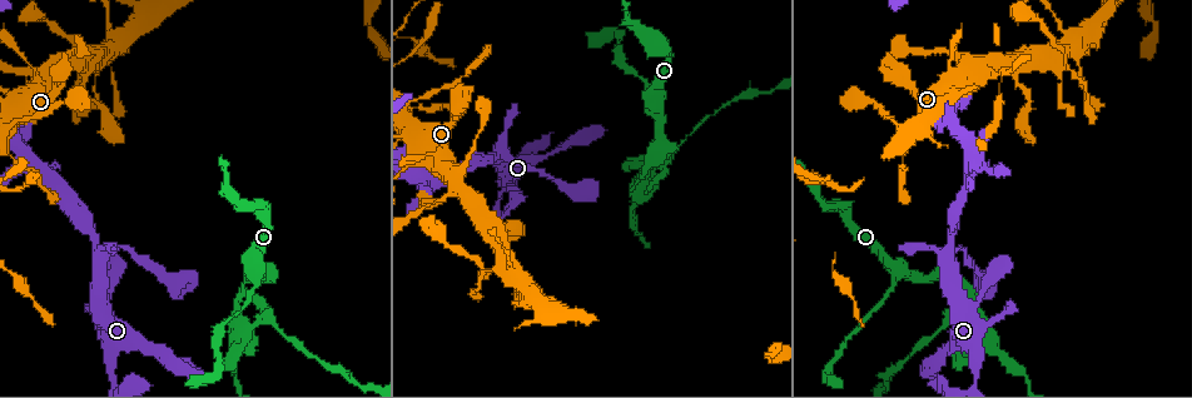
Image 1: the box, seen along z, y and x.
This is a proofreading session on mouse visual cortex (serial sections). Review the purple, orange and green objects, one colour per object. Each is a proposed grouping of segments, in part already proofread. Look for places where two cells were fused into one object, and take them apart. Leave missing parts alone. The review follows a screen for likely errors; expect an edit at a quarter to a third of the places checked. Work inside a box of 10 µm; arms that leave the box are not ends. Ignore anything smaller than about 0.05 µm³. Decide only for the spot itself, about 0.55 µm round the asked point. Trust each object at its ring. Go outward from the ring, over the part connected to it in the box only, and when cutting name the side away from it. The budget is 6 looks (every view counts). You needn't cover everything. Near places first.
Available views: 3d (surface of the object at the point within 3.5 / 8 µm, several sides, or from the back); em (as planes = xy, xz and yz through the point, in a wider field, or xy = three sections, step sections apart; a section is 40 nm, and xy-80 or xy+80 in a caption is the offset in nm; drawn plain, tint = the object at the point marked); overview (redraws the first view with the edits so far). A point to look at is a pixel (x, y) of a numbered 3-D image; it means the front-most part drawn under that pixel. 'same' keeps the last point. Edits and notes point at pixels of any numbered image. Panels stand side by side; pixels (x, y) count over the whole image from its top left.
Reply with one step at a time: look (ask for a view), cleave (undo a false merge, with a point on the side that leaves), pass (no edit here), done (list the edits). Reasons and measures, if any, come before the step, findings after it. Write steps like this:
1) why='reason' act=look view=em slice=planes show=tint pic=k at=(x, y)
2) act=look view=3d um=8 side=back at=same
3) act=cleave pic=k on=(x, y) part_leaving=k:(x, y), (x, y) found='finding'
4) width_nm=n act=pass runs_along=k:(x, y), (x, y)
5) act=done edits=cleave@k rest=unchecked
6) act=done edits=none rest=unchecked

why='three arms meet' act=look view=3d um=3.5 pic=1 at=(948, 256)

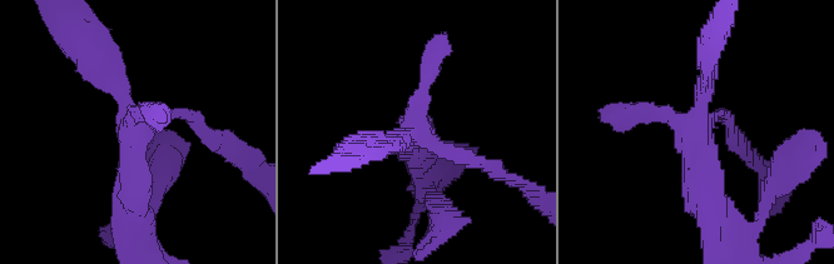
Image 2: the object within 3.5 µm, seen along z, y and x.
act=look view=em slice=xy step=5 show=tint pic=2 at=(413, 128)

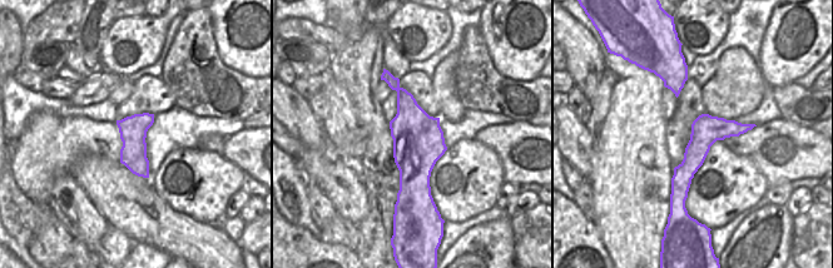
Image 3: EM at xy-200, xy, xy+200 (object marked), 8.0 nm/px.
act=pass found='all the same cell'

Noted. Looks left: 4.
why='three arms meet' act=look view=3d um=3.5 pic=1 at=(437, 179)

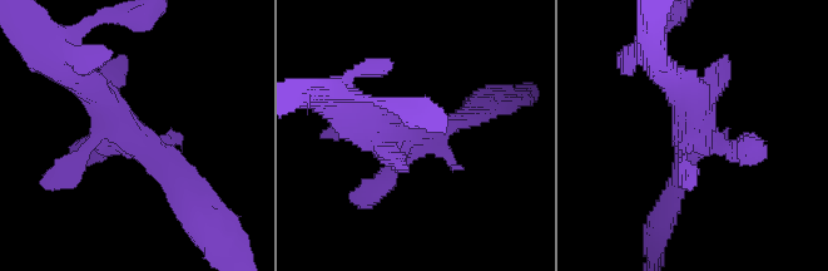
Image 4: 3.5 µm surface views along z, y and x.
why='now the EM' act=look view=em slice=xy step=1 show=tint pic=4 at=(134, 138)

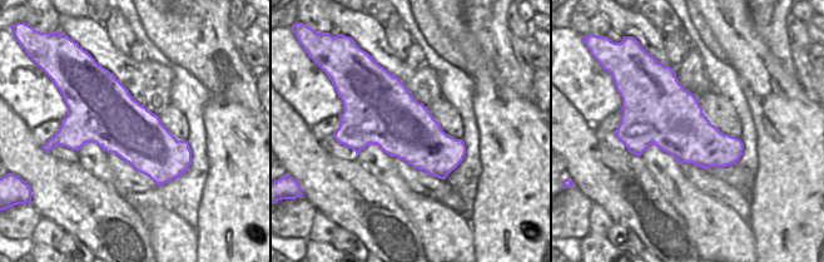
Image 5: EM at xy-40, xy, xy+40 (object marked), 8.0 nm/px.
act=look view=em slice=xy step=2 show=tint at=same

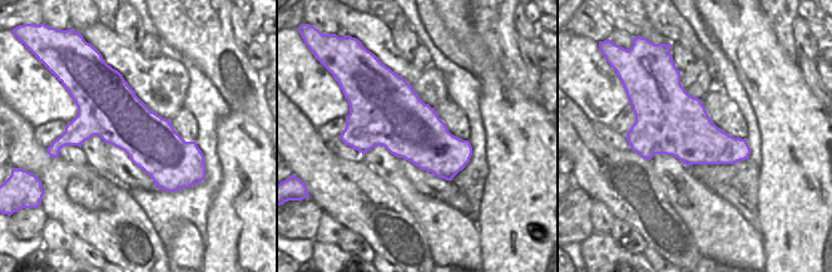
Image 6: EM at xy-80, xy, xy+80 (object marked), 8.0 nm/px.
act=pass runs_along=4:(192, 196), (80, 80) found='continuous, no second cell'

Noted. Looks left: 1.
act=done edits=none rest=unchecked

